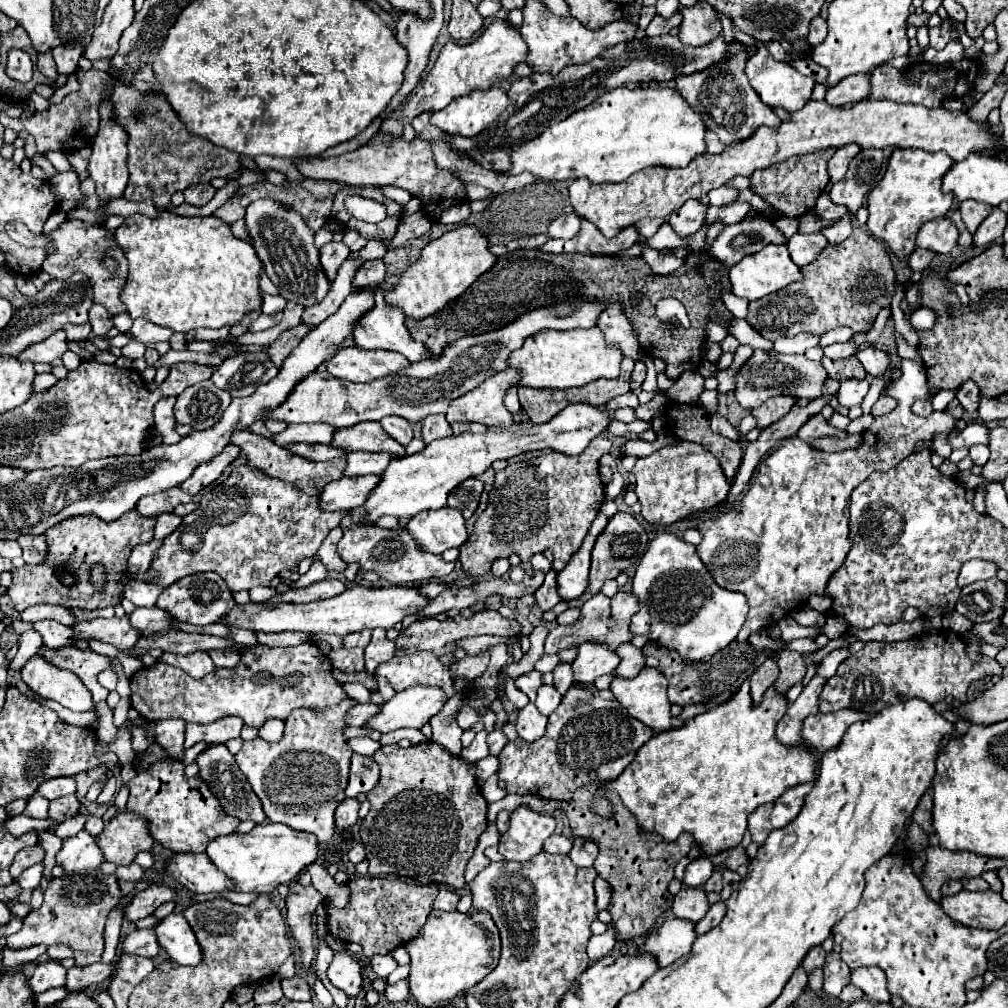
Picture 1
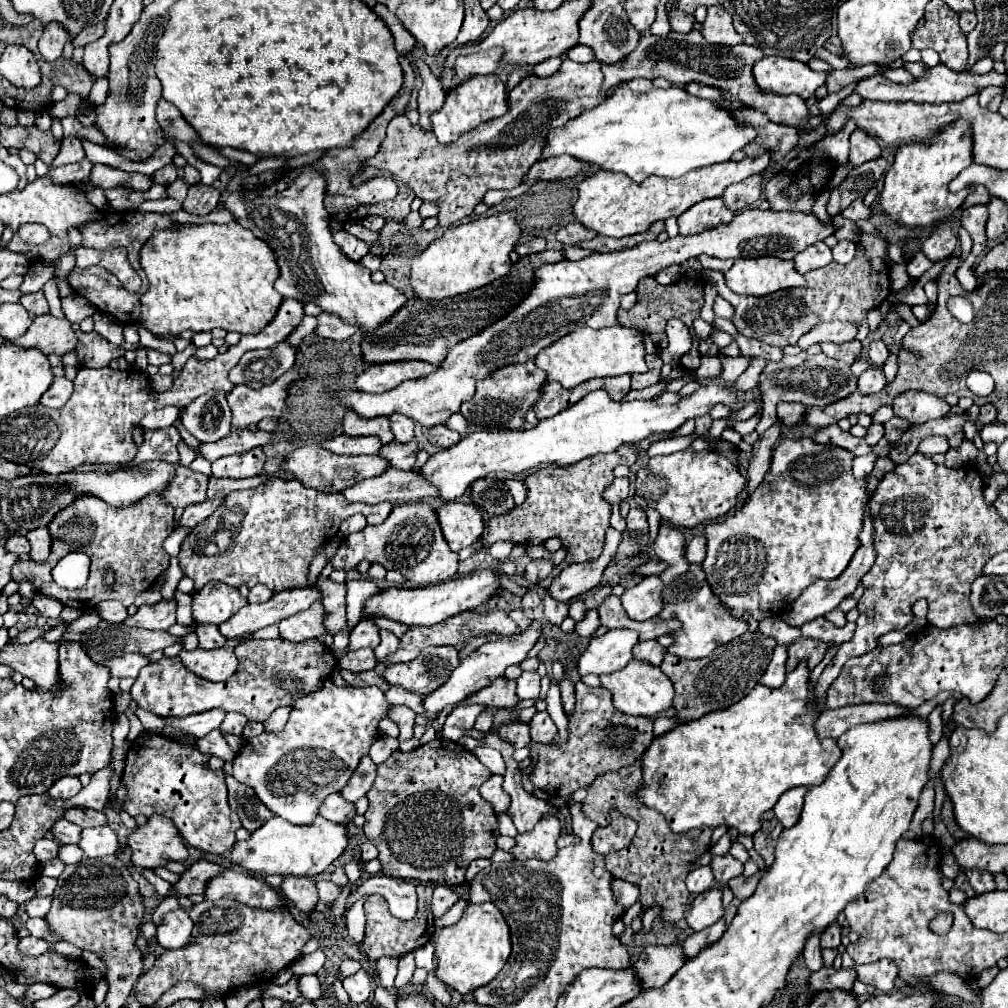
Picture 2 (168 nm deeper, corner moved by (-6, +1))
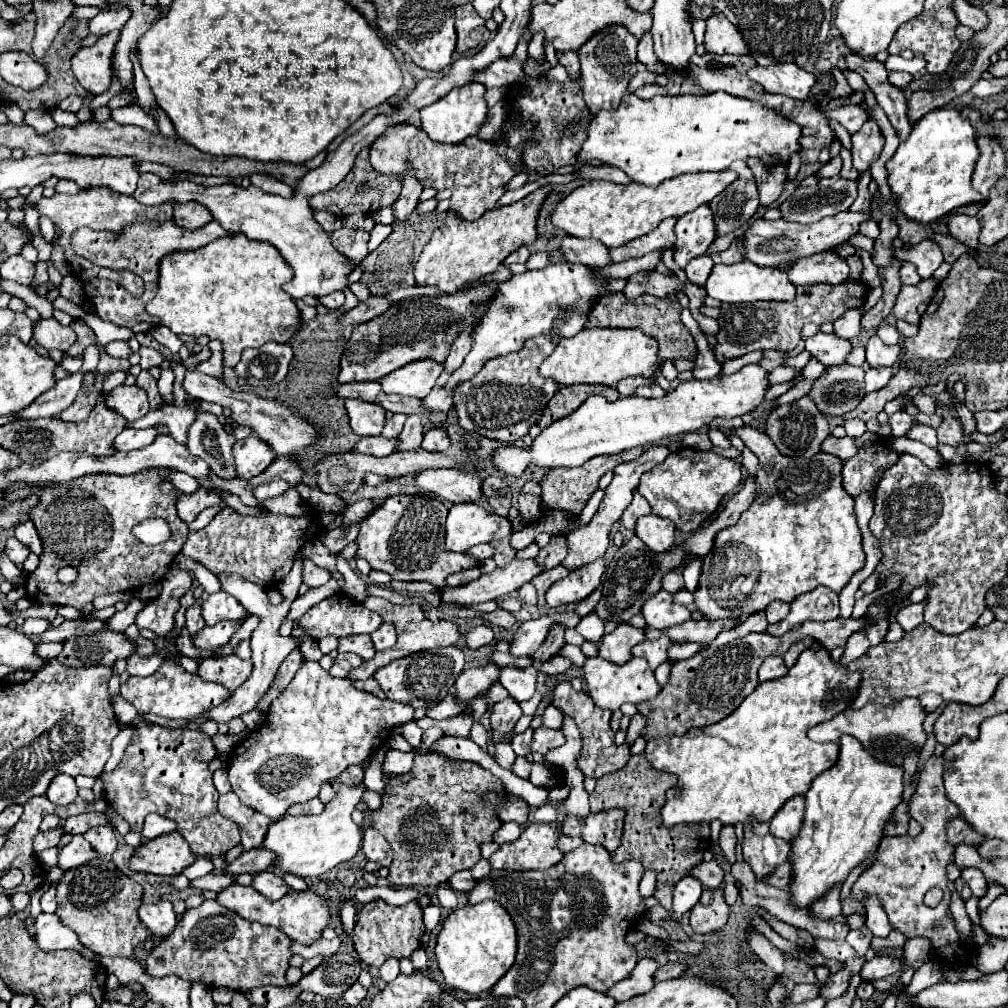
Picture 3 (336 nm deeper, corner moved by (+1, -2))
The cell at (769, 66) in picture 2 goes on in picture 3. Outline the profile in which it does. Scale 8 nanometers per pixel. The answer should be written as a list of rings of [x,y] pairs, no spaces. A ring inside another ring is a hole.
[[[774,64],[768,68],[756,66],[748,70],[748,76],[766,92],[784,94],[796,100],[806,100],[812,86],[816,84],[816,76],[796,64]]]

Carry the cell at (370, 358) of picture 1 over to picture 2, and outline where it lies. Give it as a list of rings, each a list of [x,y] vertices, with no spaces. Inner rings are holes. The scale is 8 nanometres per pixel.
[[[395,361],[395,365],[367,365],[359,375],[355,375],[355,385],[359,391],[383,393],[407,379],[429,375],[435,369],[435,365],[425,361]]]

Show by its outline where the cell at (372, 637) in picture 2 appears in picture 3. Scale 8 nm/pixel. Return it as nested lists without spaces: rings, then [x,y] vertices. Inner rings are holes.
[[[368,634],[346,636],[346,638],[338,640],[338,652],[352,652],[352,654],[368,660],[374,656],[374,644]]]

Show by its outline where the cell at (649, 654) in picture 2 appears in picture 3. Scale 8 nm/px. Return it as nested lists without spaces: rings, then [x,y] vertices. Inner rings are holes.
[[[660,636],[656,640],[644,640],[632,648],[632,656],[642,656],[648,660],[650,668],[656,670],[662,662],[668,660],[668,648],[670,648],[668,636]]]

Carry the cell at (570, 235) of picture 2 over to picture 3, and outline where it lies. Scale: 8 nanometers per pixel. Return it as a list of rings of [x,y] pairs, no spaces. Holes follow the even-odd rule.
[[[564,236],[562,240],[562,252],[568,262],[578,262],[584,266],[608,266],[612,264],[608,248],[604,244],[592,240],[592,238],[574,238],[574,236]]]

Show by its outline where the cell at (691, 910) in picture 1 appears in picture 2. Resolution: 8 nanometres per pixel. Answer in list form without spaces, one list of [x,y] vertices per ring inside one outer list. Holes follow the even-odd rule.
[[[709,889],[709,891],[697,895],[691,901],[689,911],[685,915],[685,921],[693,931],[701,931],[701,929],[713,925],[719,917],[723,917],[721,891],[719,889]]]

